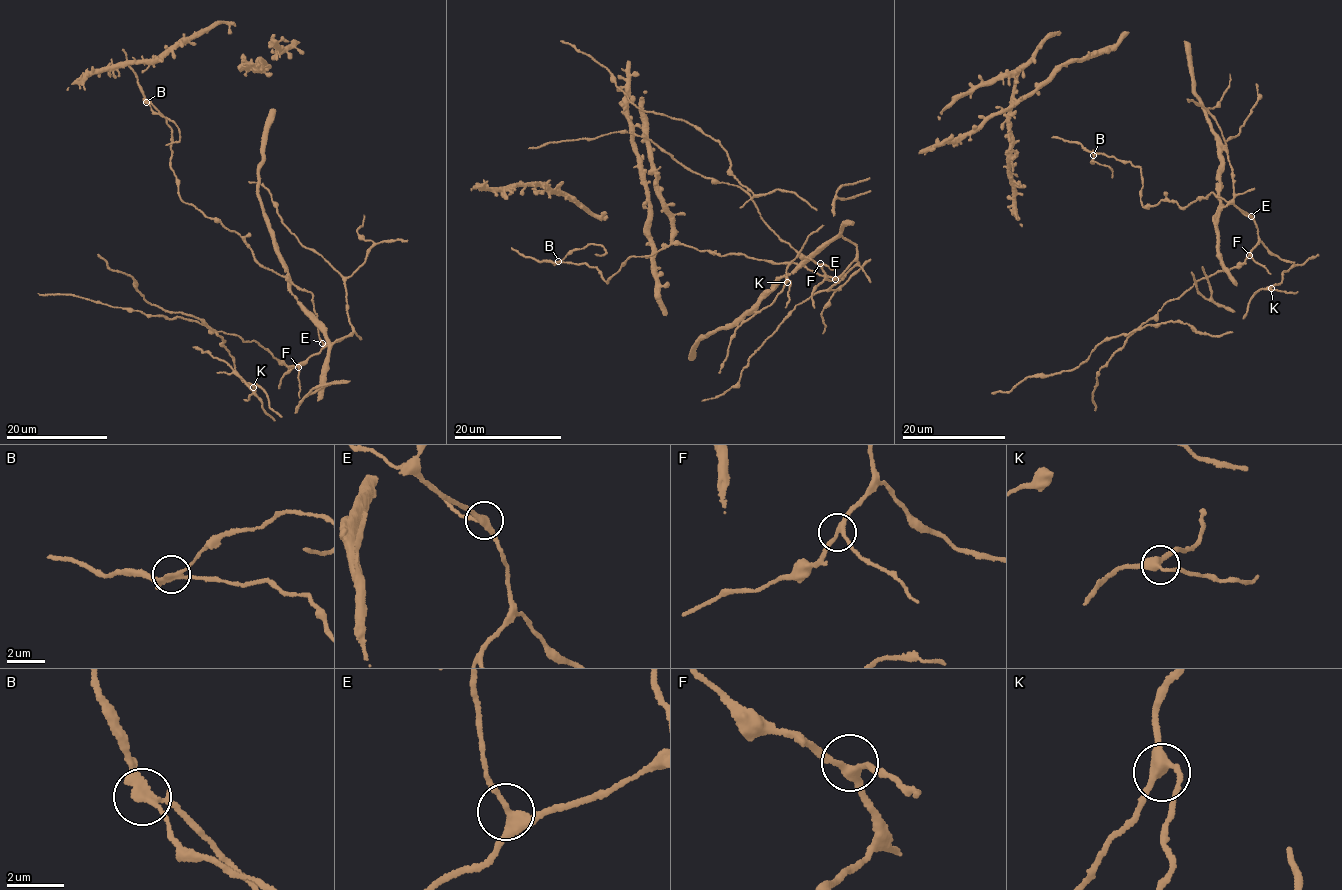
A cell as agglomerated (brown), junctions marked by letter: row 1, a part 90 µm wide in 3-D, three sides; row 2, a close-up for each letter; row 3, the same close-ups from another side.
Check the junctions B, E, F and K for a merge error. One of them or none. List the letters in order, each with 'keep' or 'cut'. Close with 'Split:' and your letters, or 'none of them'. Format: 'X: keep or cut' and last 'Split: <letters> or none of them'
B: cut
E: keep
F: keep
K: keep
Split: B

